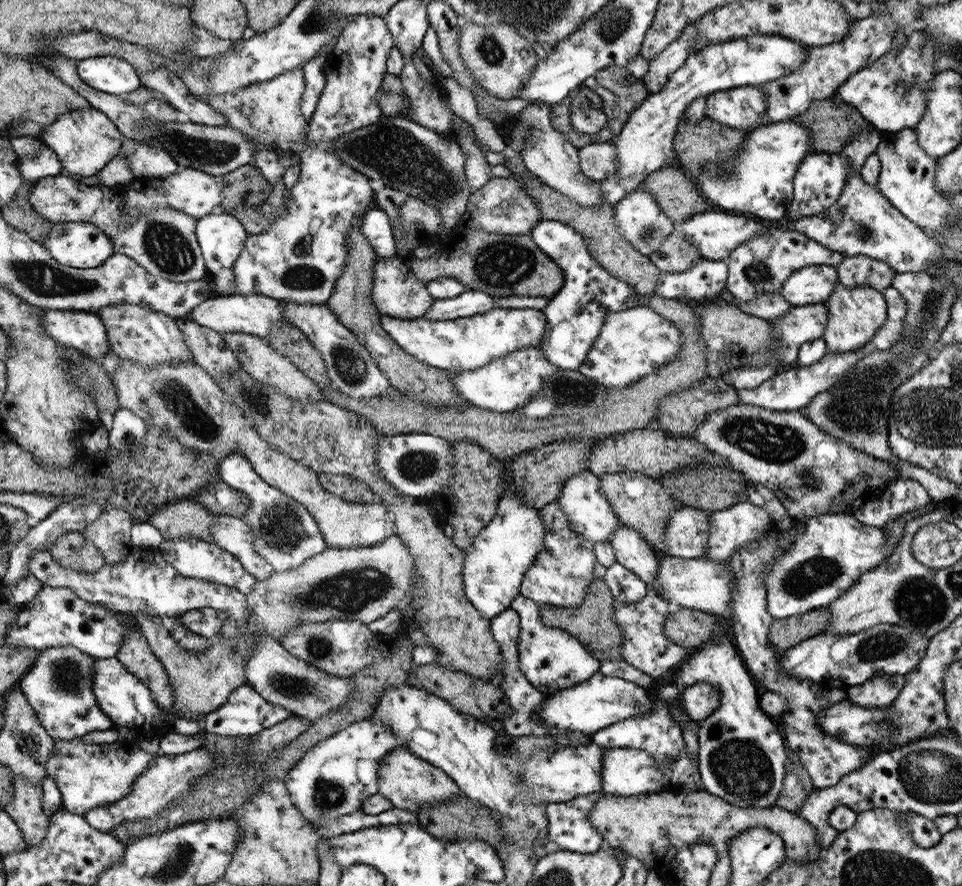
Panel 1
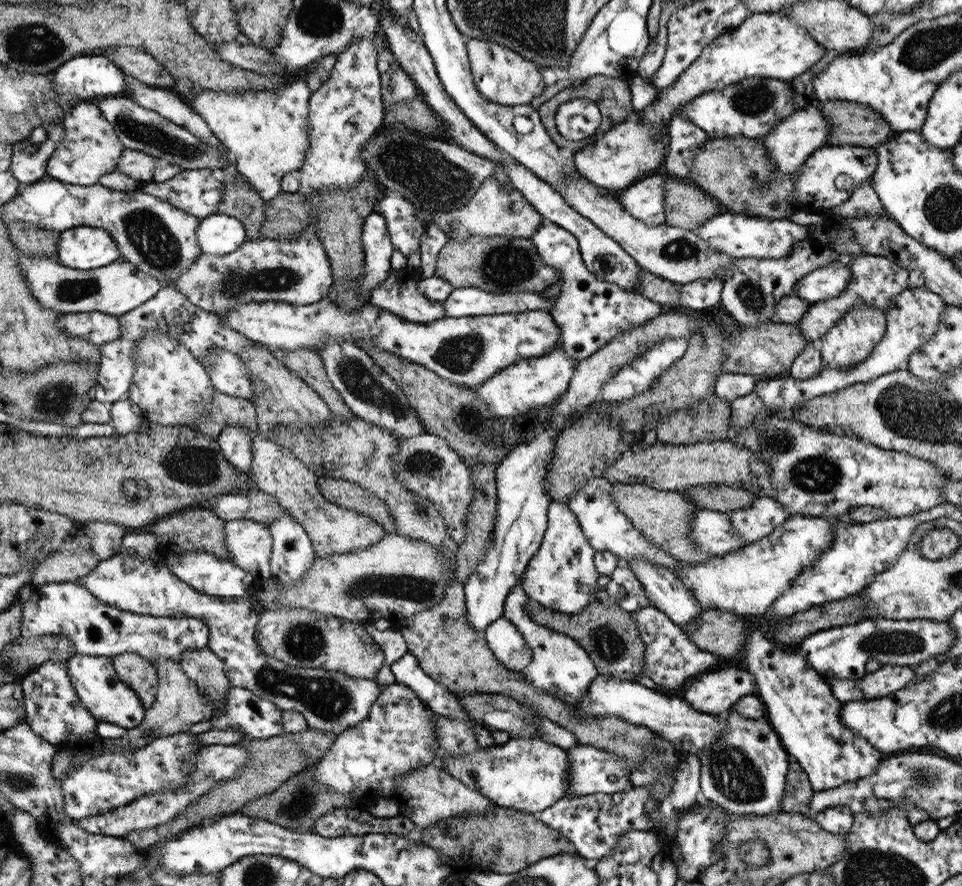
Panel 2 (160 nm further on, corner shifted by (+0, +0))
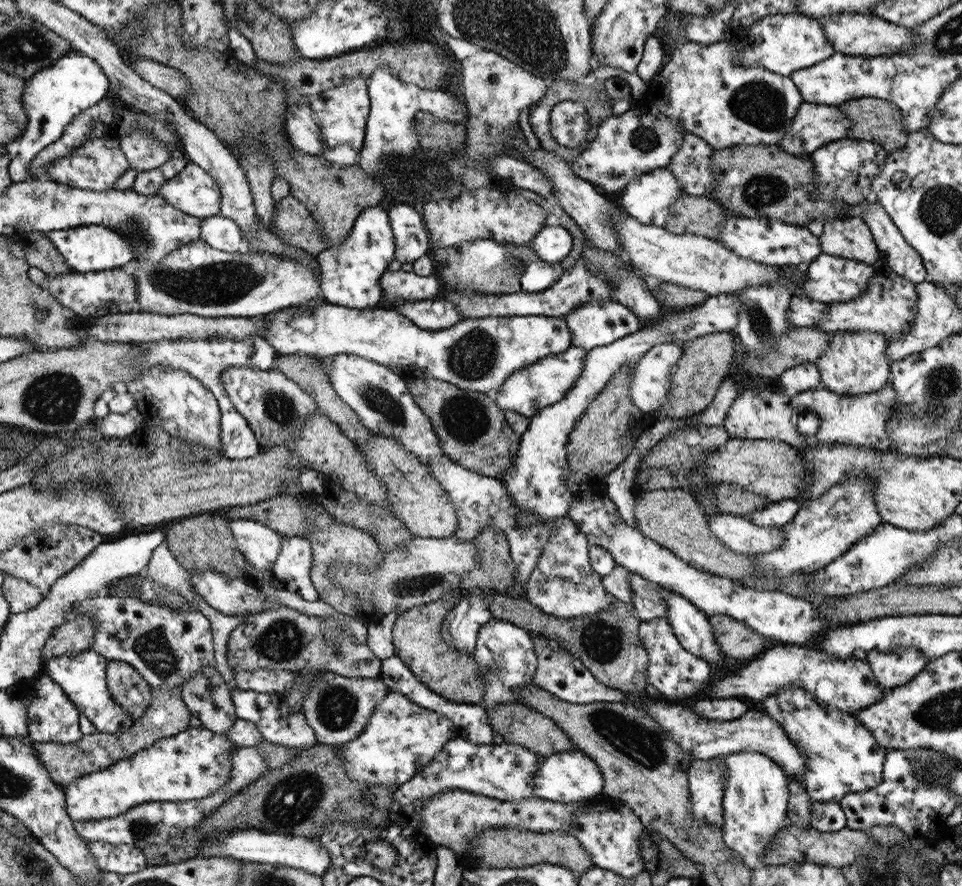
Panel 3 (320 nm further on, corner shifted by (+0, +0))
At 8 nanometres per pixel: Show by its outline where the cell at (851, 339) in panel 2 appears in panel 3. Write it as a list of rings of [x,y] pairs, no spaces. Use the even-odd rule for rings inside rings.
[[[842,332],[833,333],[833,341],[824,354],[815,362],[821,374],[821,387],[836,394],[870,394],[882,390],[891,377],[891,366],[884,356],[887,340],[879,332]]]

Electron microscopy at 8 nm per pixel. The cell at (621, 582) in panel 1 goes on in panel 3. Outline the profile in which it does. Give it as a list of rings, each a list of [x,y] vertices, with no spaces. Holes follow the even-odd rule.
[[[628,572],[630,588],[632,588],[631,608],[641,621],[653,618],[667,619],[667,604],[656,584],[645,580],[639,575]]]

